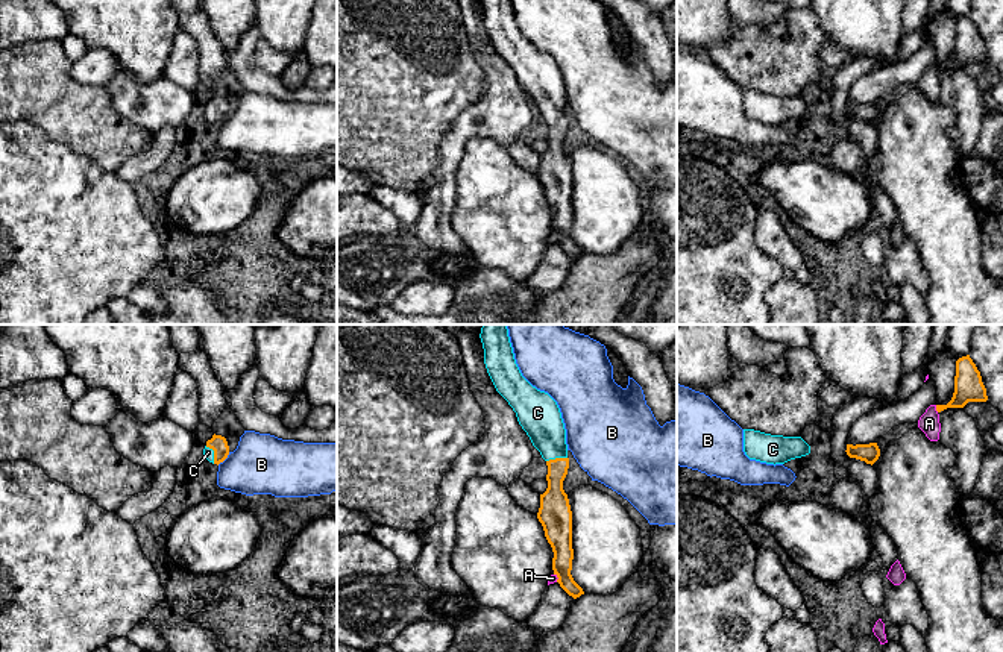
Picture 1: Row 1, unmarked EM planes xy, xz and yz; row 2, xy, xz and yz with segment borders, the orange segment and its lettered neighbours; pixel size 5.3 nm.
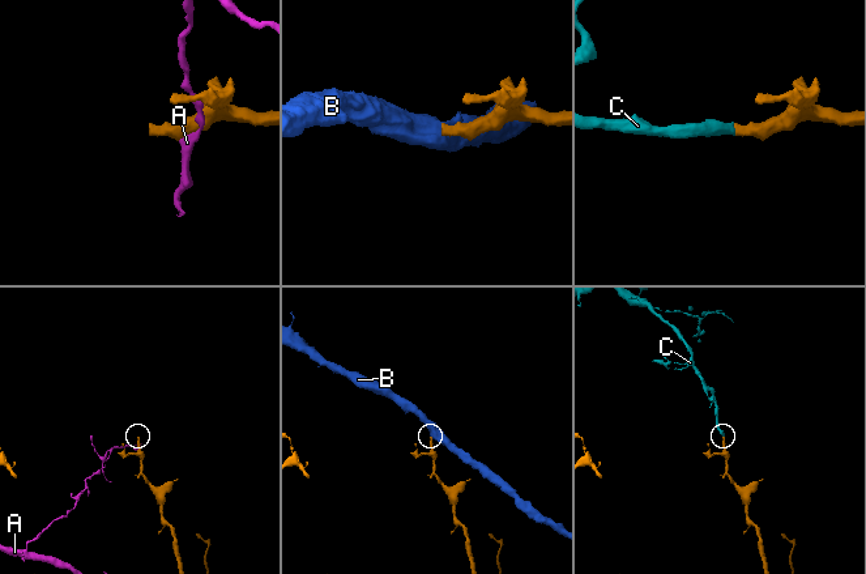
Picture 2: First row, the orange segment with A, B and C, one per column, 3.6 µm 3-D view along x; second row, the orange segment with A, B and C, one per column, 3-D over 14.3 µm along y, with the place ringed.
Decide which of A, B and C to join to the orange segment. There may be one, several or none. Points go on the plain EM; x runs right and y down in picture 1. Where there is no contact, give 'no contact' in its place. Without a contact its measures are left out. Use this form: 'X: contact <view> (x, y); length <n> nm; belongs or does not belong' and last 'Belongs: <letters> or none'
A: contact yz (936, 68); length 40 nm; does not belong
B: contact xy (223, 120); length 100 nm; does not belong
C: contact xz (556, 119); length 110 nm; belongs
Belongs: C

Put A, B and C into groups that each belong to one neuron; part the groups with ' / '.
A / B / C

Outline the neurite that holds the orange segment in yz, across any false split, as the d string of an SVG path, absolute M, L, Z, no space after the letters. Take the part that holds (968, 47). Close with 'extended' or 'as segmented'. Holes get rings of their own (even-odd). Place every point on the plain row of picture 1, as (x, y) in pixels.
M962 17L956 21L954 53L947 65L936 65L941 73L947 68L964 68L968 62L986 62L986 49L982 42L980 32L970 18Z; as segmented

